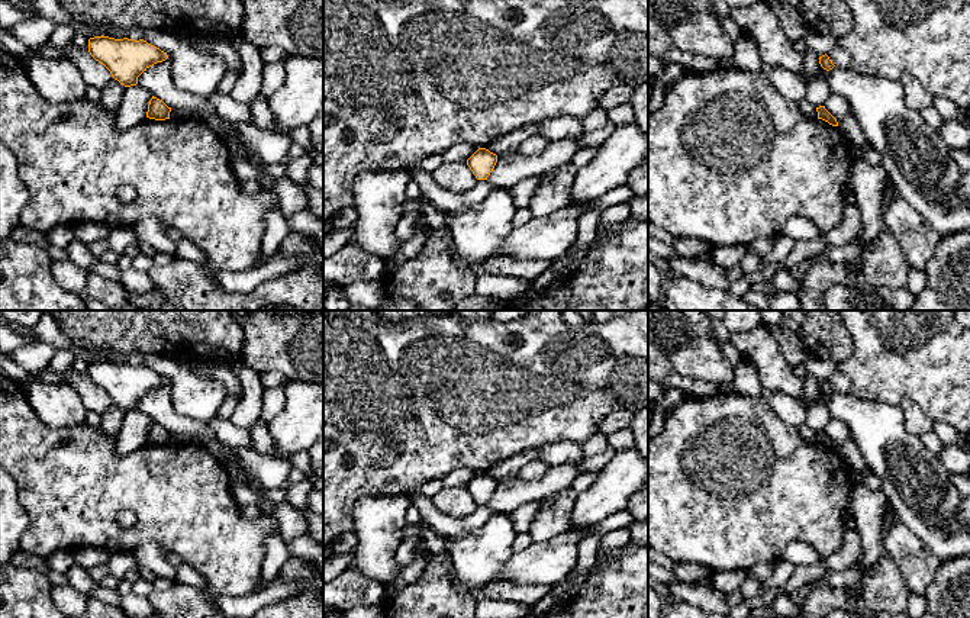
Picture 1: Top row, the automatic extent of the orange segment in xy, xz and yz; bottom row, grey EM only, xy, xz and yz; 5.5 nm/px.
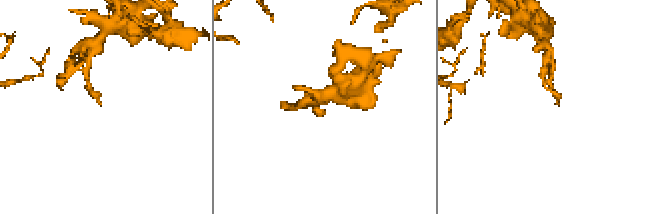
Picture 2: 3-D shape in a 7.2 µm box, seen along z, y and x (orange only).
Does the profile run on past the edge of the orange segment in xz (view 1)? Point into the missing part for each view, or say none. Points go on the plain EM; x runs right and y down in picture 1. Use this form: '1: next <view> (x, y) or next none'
1: next none

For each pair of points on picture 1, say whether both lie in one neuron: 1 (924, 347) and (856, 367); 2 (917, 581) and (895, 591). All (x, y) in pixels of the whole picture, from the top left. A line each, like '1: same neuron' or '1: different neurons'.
1: same neuron
2: different neurons

